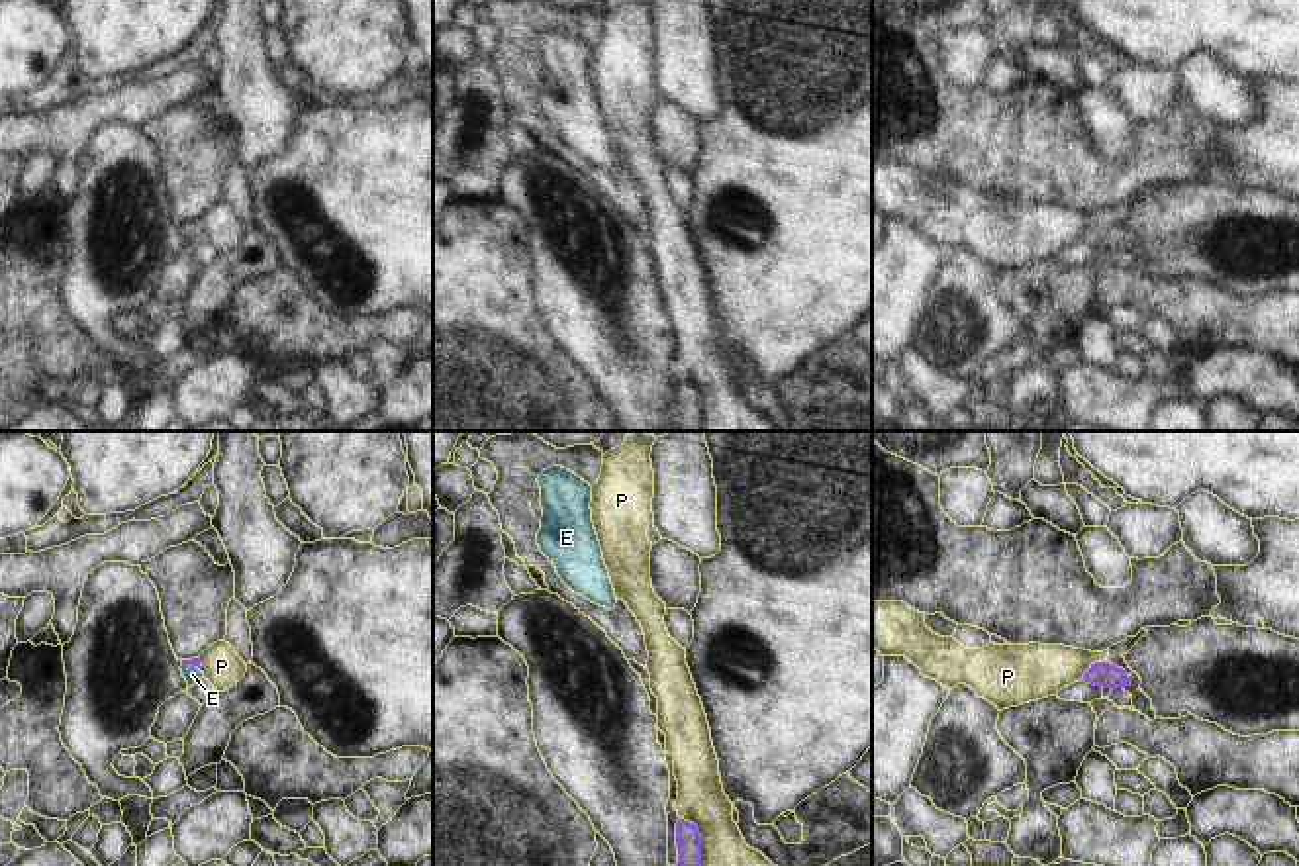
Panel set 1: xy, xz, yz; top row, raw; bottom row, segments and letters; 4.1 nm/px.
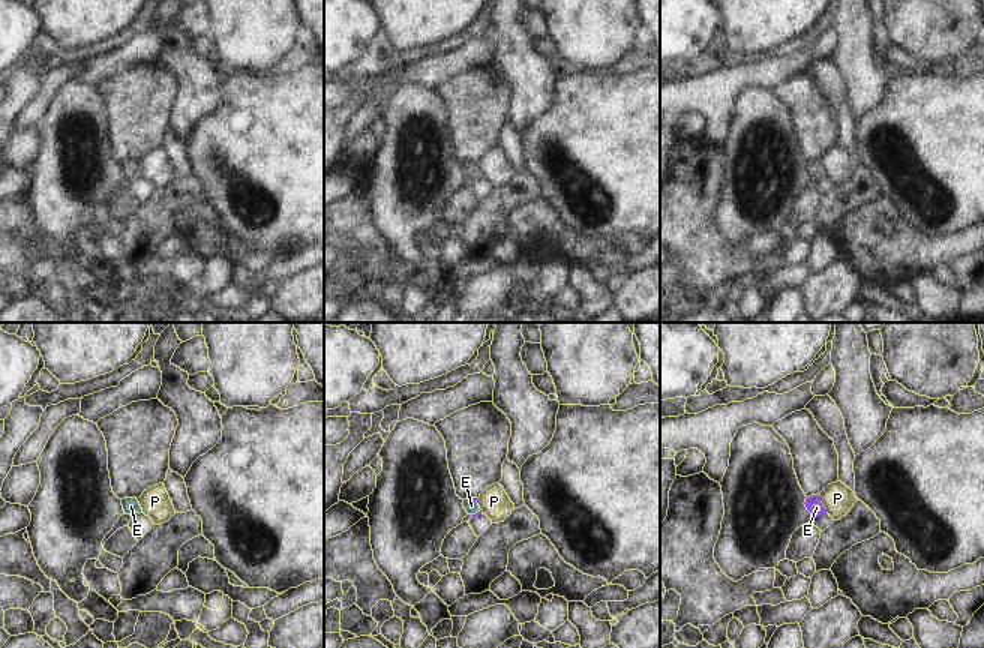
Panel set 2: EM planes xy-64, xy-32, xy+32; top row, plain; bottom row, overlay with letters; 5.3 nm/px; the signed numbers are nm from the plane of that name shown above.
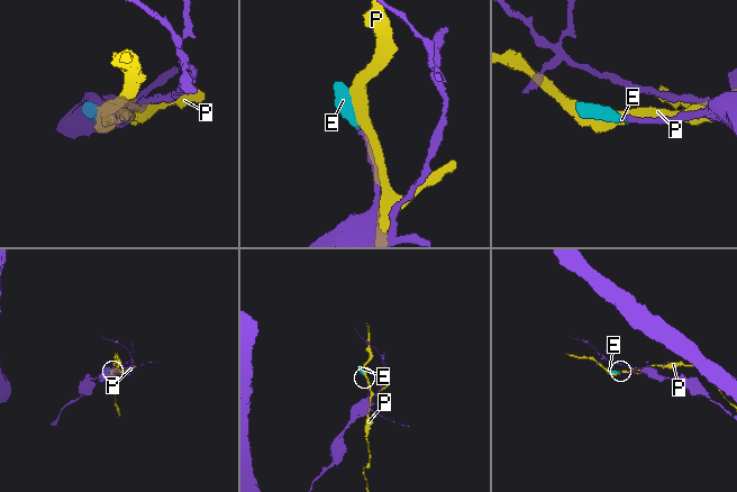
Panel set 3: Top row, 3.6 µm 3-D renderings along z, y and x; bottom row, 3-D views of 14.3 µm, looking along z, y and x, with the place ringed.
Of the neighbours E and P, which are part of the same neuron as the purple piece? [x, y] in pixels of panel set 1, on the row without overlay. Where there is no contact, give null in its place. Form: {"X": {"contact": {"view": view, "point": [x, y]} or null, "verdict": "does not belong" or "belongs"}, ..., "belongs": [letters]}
{"E": {"contact": {"view": "xy", "point": [196, 226]}, "verdict": "belongs"}, "P": {"contact": {"view": "yz", "point": [1092, 228]}, "verdict": "does not belong"}, "belongs": ["E"]}

